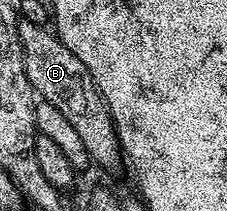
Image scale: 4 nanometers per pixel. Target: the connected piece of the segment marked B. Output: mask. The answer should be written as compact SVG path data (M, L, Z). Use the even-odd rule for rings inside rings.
M22 20L17 23L19 28L19 43L22 44L23 67L33 88L33 93L58 109L65 117L77 135L81 137L86 147L89 159L96 165L110 168L122 160L122 147L117 140L117 132L113 126L108 106L96 90L96 85L86 66L78 56L64 44L57 35L47 27L30 24Z

